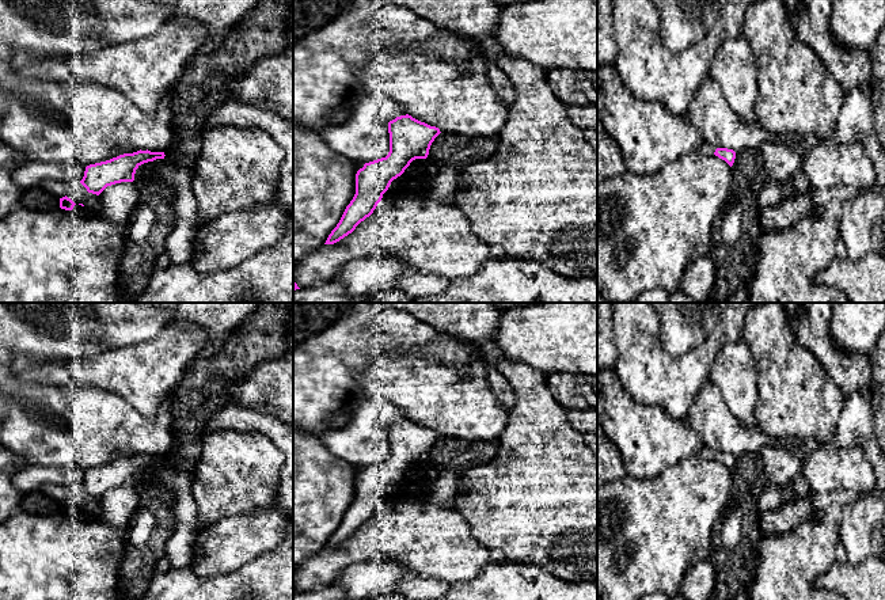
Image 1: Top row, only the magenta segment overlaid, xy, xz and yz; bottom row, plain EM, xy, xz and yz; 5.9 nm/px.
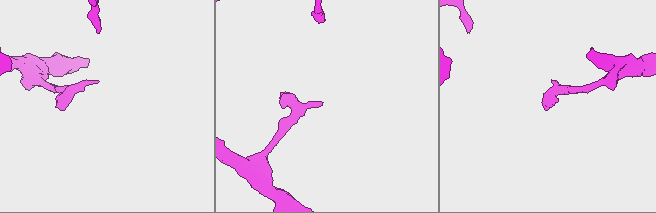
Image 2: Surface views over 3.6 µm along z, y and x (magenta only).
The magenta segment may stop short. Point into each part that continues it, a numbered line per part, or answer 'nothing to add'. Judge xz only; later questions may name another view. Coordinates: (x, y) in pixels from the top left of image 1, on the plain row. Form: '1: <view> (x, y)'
nothing to add

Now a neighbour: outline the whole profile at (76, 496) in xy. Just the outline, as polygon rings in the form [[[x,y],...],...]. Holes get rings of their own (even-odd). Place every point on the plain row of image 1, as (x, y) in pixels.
[[[71,486],[68,489],[67,501],[75,508],[83,508],[95,516],[102,513],[100,500],[88,497],[87,493],[80,486]]]

